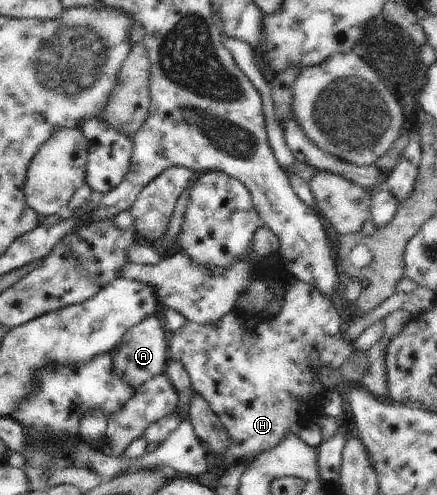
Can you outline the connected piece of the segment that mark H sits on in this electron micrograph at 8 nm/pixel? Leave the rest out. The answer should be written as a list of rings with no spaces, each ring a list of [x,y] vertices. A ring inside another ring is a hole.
[[[297,281],[293,289],[287,291],[282,301],[284,303],[282,308],[269,317],[234,309],[228,311],[216,322],[200,324],[187,320],[183,326],[174,332],[168,333],[169,359],[183,364],[185,371],[189,374],[194,393],[200,395],[208,403],[210,410],[219,417],[220,422],[225,426],[229,434],[230,446],[224,454],[219,456],[221,459],[219,465],[221,467],[231,467],[241,462],[250,464],[262,453],[269,452],[275,446],[278,446],[290,433],[298,433],[298,431],[301,431],[301,428],[309,425],[309,423],[313,423],[314,417],[317,417],[318,413],[323,410],[323,395],[325,395],[325,391],[329,391],[328,387],[317,377],[320,373],[320,368],[331,367],[335,370],[340,370],[341,365],[347,359],[351,360],[355,353],[352,342],[341,333],[341,310],[331,301],[330,297],[323,295],[316,287],[313,287],[313,284]]]

